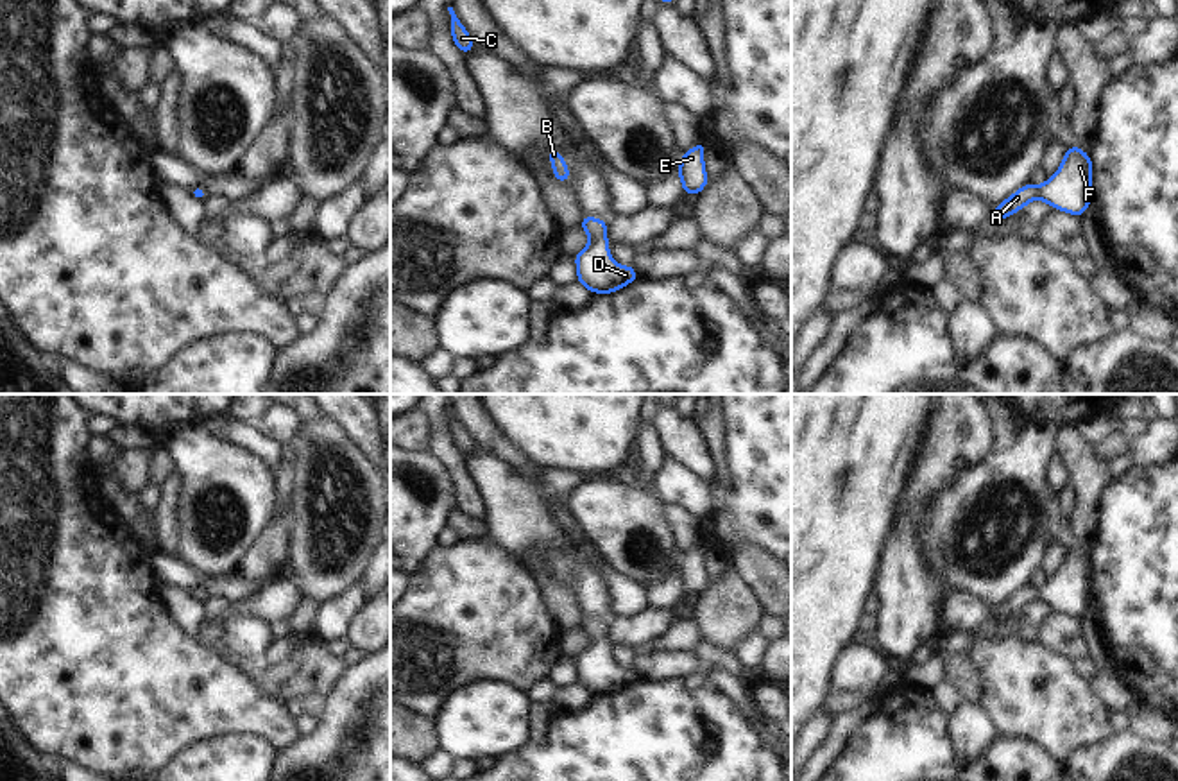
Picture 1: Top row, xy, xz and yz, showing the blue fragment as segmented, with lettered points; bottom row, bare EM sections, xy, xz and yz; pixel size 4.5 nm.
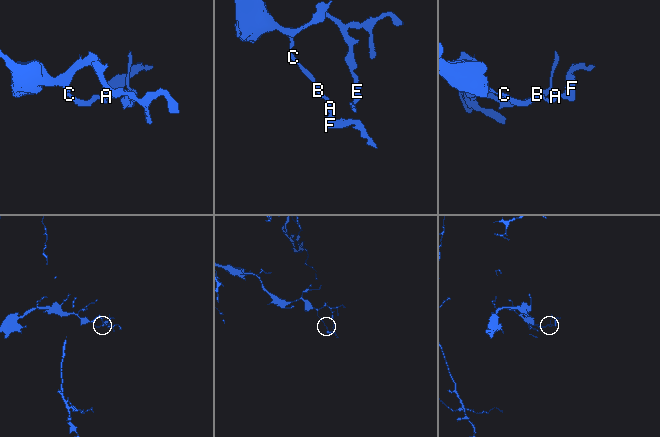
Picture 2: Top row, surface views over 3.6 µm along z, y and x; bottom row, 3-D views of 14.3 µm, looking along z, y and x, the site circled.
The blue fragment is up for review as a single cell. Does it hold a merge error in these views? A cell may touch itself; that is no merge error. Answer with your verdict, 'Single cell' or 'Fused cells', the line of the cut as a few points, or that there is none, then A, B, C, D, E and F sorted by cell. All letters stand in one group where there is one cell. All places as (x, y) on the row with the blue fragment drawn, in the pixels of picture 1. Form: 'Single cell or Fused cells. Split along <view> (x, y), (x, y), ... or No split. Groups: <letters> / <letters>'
Single cell. No split. Groups: A B C D E F

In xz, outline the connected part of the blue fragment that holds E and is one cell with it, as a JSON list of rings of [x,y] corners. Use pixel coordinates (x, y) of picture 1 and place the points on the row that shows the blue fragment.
[[[700,142],[693,149],[682,152],[682,159],[680,165],[677,167],[677,174],[682,183],[684,197],[698,195],[709,185],[709,177],[704,163],[705,149],[707,143]]]

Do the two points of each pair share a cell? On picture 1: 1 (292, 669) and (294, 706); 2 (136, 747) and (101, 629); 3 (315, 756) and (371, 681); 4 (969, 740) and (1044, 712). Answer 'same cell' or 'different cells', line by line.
1: different cells
2: same cell
3: same cell
4: different cells

